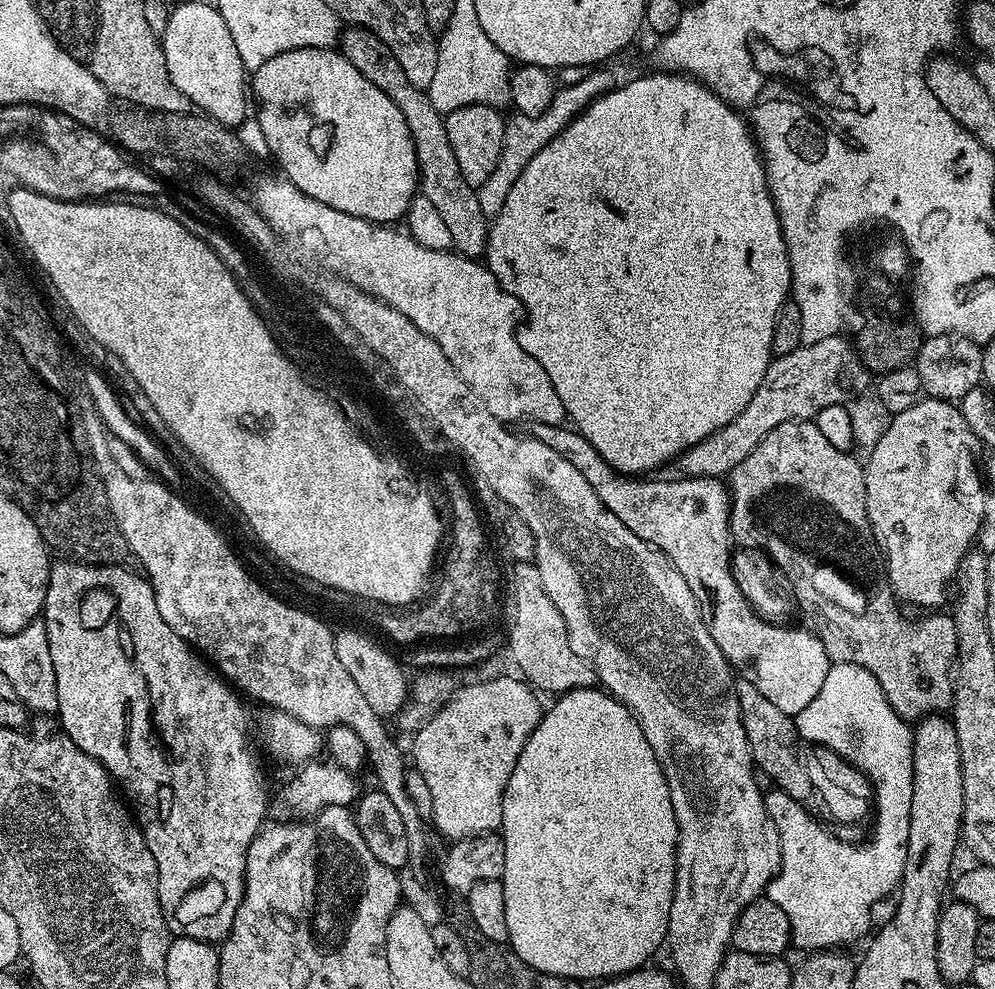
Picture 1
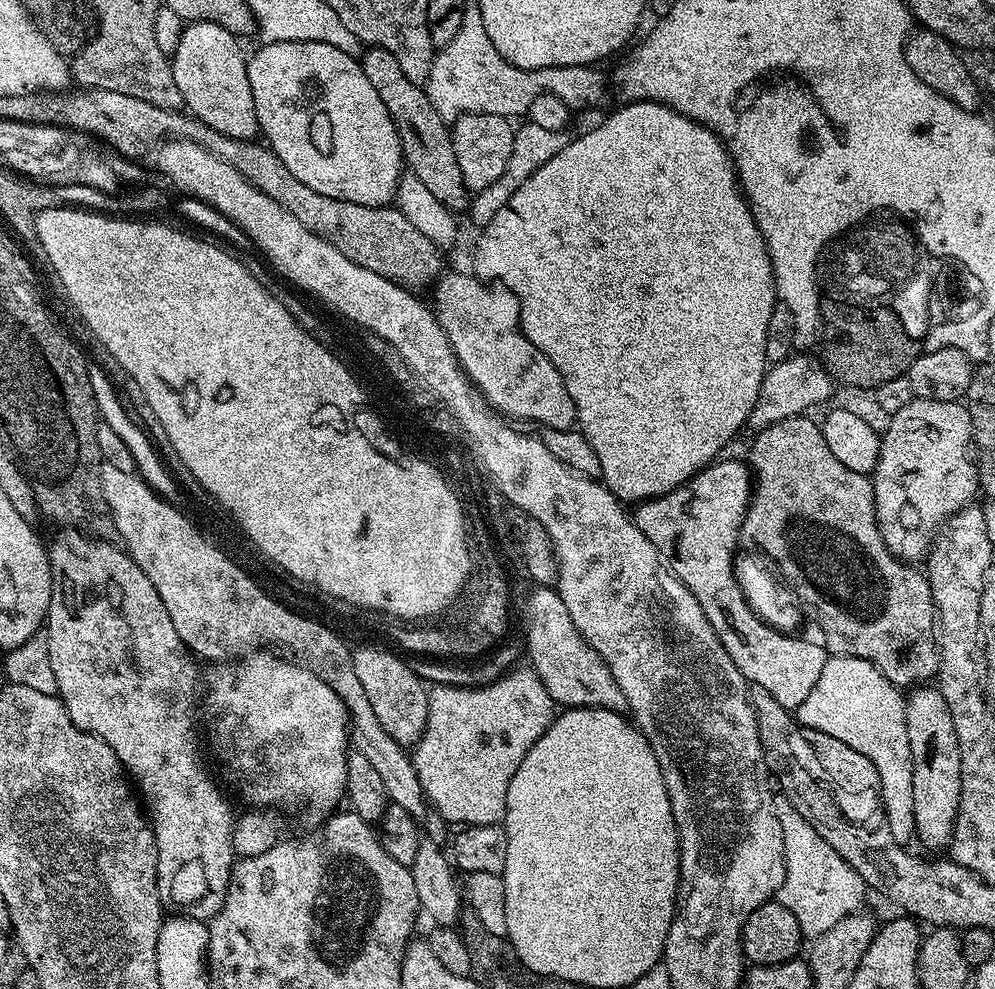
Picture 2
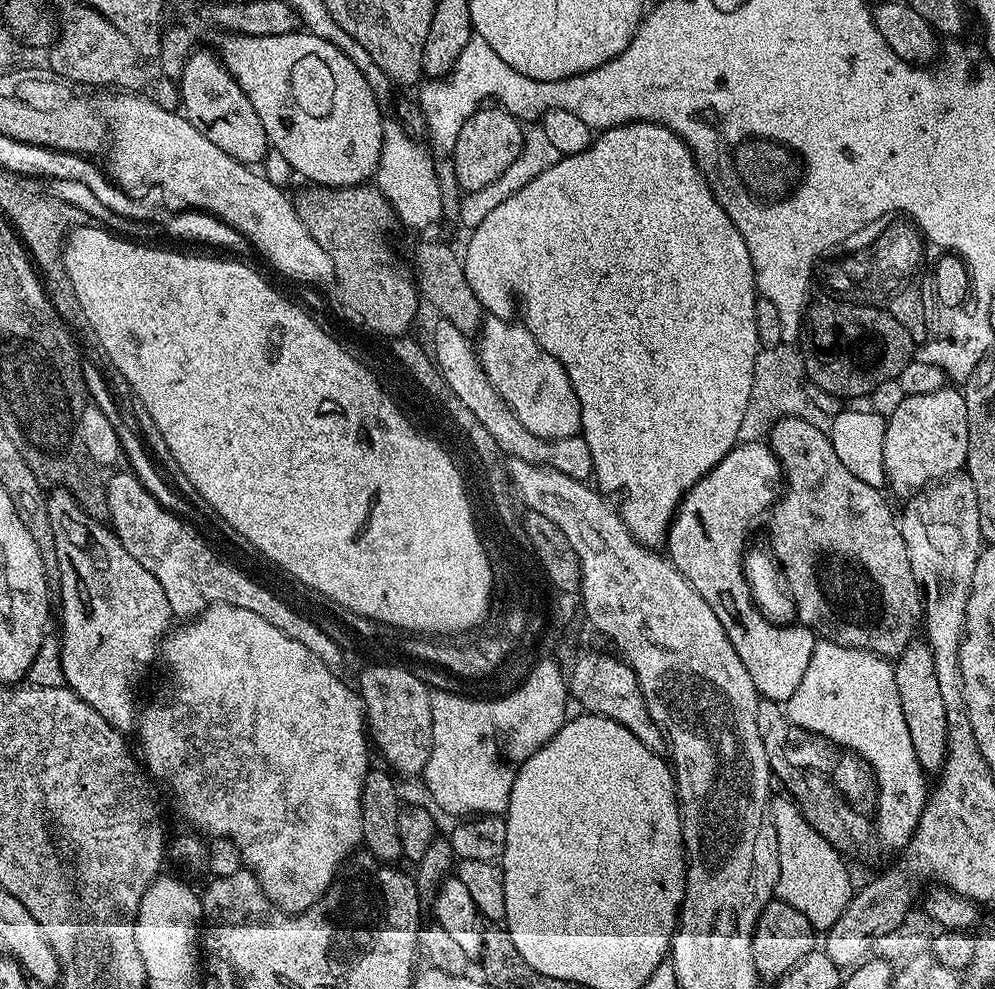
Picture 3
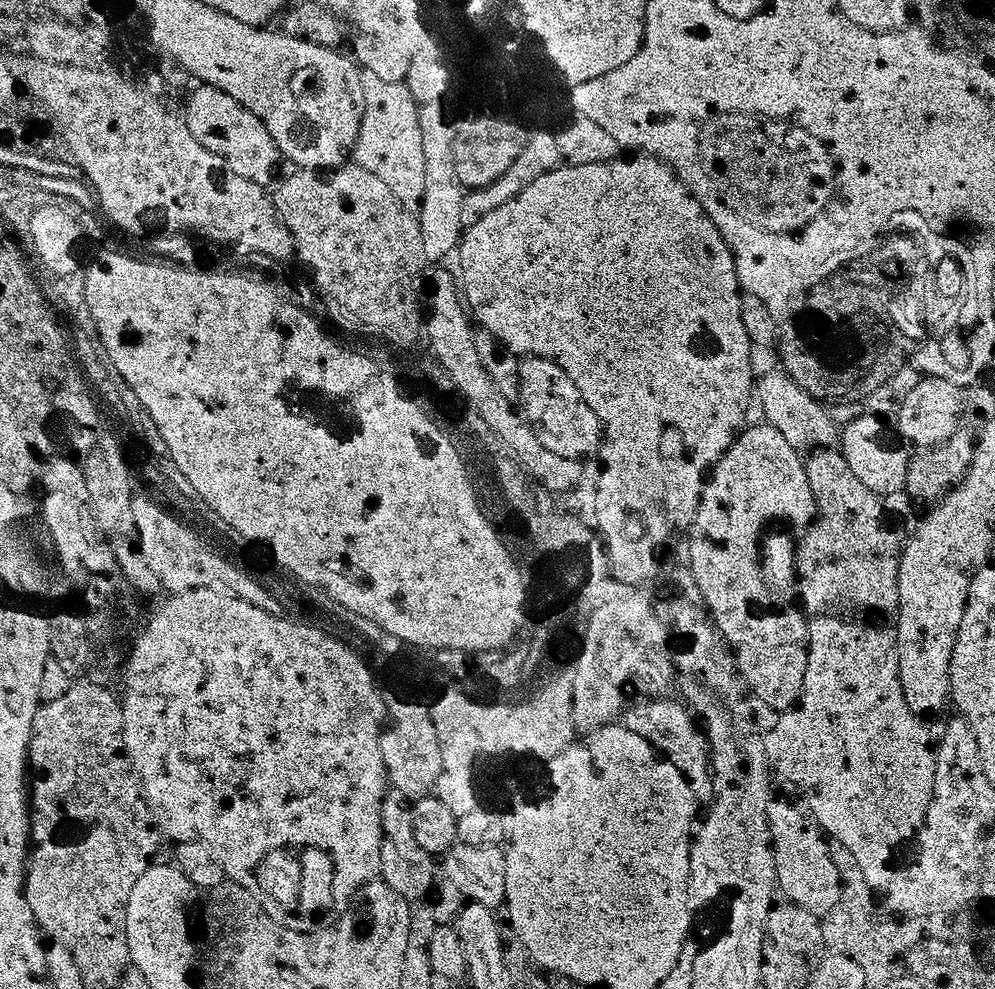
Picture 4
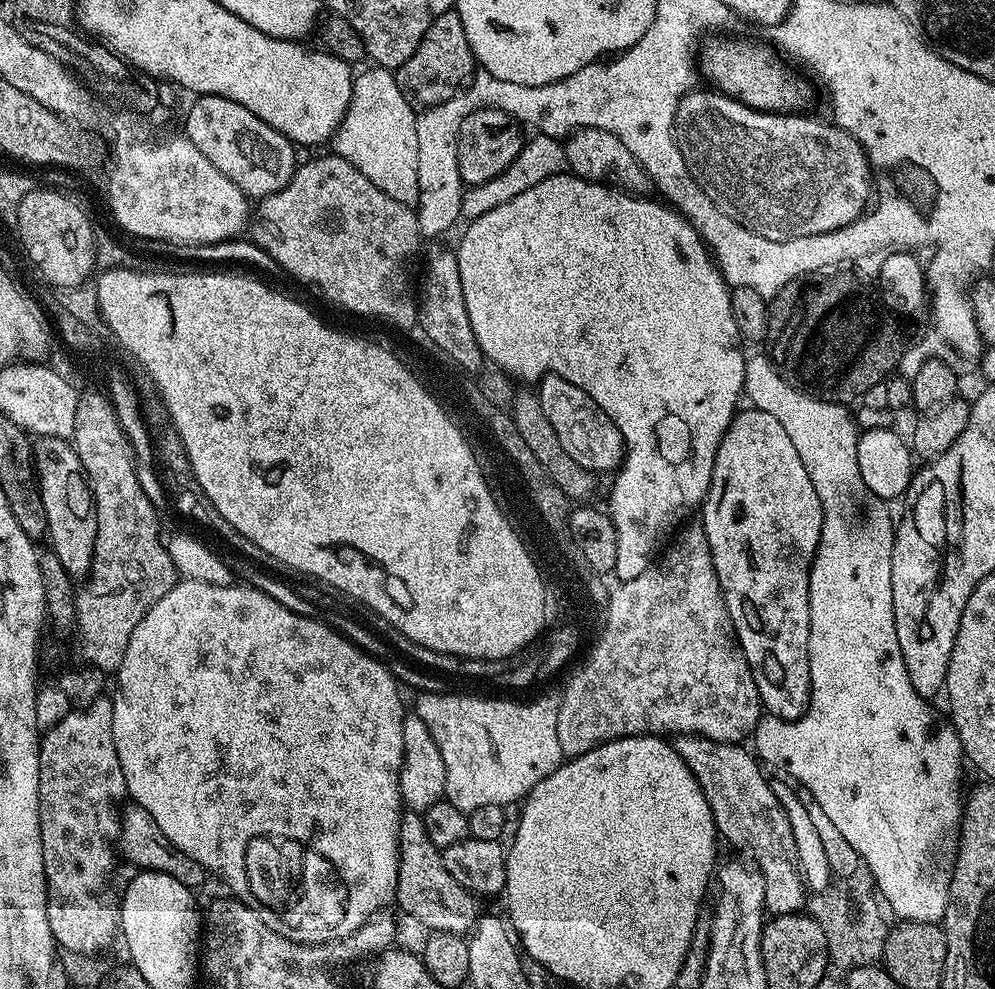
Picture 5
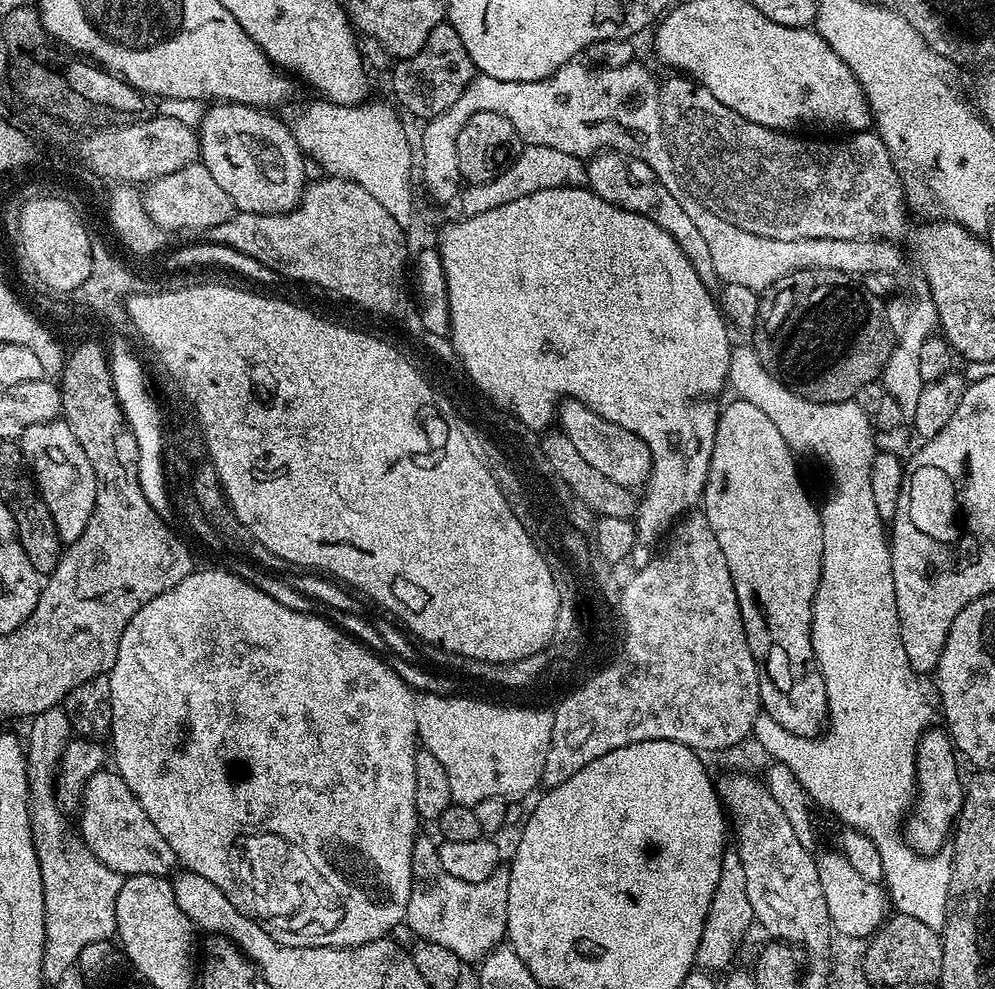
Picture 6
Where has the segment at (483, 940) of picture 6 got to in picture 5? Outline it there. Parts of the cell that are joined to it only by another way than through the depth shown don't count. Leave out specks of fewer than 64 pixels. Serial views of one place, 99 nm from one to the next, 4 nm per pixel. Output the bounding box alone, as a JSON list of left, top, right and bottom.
[395,811,482,933]

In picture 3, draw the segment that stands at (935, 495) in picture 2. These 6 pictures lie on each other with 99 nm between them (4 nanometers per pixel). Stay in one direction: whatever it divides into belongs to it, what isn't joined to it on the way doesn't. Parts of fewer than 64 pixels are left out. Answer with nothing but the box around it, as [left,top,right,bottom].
[882,386,968,498]

